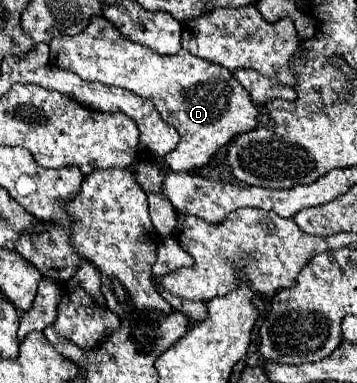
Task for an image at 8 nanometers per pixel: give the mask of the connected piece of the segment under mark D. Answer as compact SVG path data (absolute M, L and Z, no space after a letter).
M94 16L90 20L90 24L76 36L64 34L64 36L52 38L50 64L64 68L64 70L72 70L88 82L102 82L108 86L118 86L118 88L134 92L136 96L150 100L156 106L160 118L166 124L174 126L176 132L180 134L180 144L172 152L168 152L168 156L164 156L164 162L174 172L182 172L182 170L190 172L194 168L204 168L210 162L210 158L226 142L230 142L238 132L256 128L256 124L258 124L260 108L252 102L250 94L234 78L232 72L228 72L226 68L220 68L218 64L212 64L208 60L200 60L198 56L192 56L188 50L180 50L178 54L172 54L172 56L160 56L154 50L150 50L148 46L136 44L130 38L122 36L118 32L118 28L112 22L108 22L104 16Z

